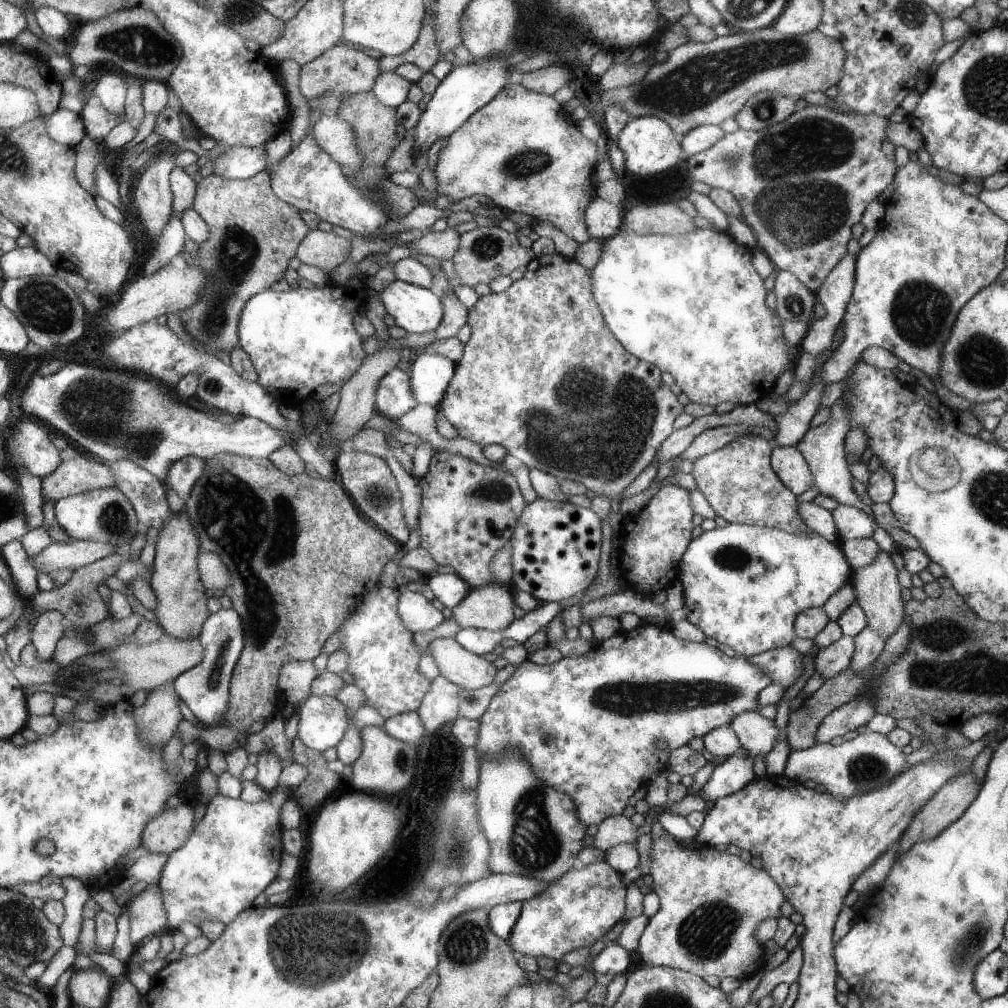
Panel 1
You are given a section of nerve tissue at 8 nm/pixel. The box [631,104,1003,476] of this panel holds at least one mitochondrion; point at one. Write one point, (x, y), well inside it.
(802, 203)

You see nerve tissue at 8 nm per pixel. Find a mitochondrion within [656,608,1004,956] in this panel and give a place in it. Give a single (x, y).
(929, 634)

